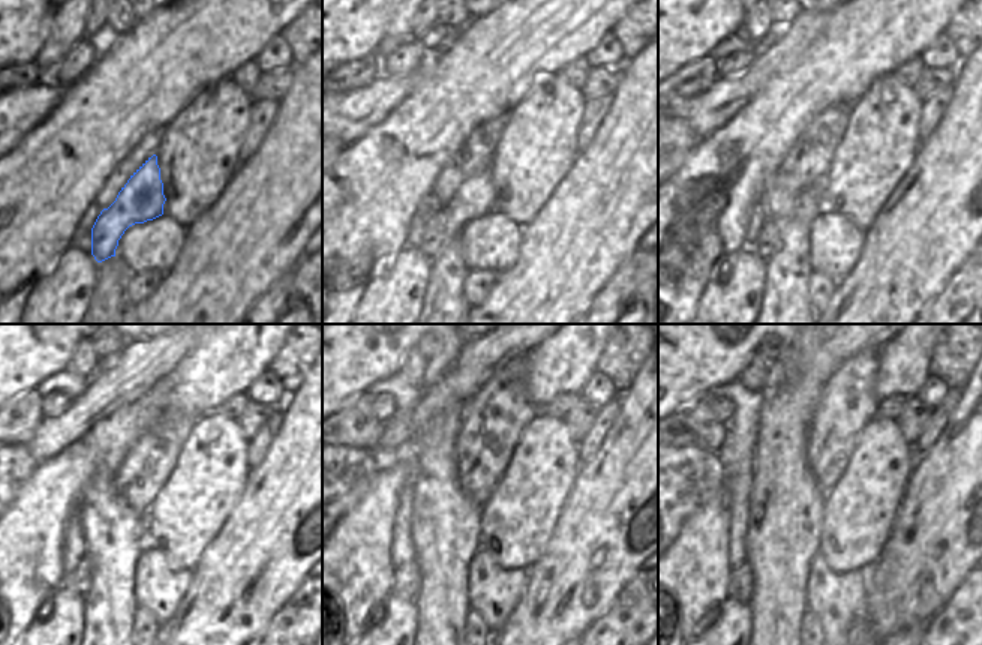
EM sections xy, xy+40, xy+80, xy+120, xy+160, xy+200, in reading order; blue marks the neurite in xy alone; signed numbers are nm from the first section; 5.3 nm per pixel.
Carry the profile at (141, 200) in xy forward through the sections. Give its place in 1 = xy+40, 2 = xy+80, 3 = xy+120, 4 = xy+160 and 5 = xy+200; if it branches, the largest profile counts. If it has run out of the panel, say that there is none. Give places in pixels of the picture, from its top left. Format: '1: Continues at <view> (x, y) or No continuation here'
1: Continues at xy+40 (477, 195)
2: Continues at xy+80 (768, 242)
3: Continues at xy+120 (78, 581)
4: Continues at xy+160 (407, 579)
5: Continues at xy+200 (741, 585)

